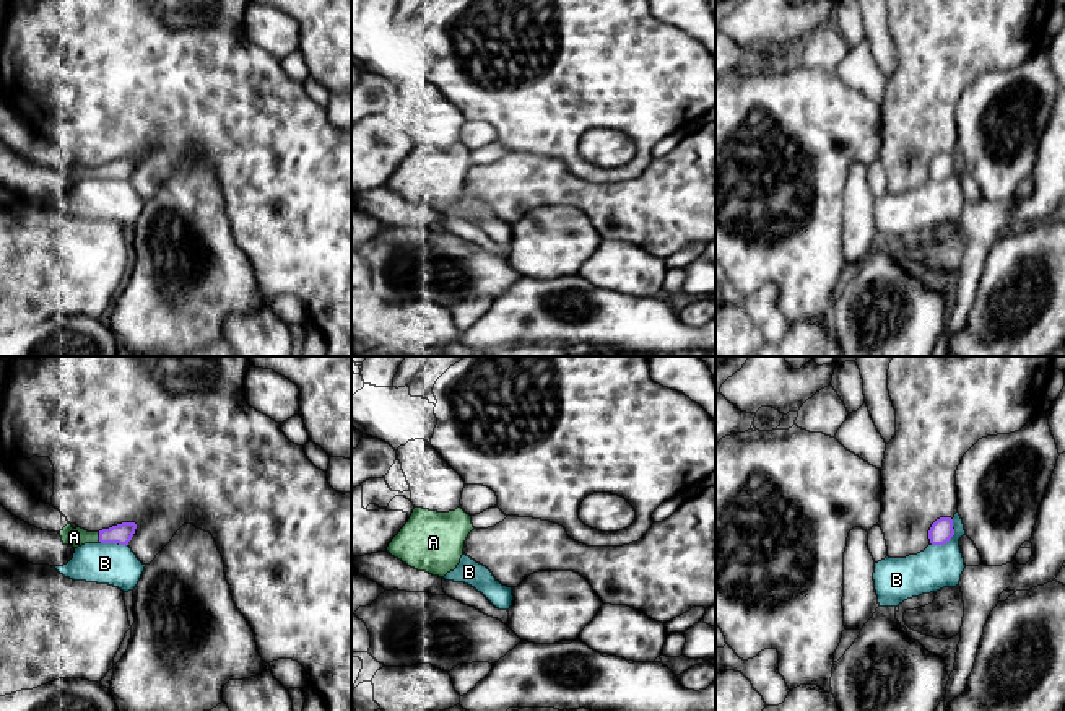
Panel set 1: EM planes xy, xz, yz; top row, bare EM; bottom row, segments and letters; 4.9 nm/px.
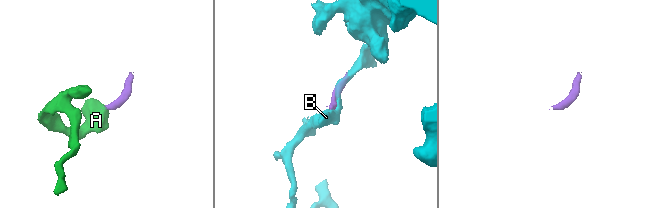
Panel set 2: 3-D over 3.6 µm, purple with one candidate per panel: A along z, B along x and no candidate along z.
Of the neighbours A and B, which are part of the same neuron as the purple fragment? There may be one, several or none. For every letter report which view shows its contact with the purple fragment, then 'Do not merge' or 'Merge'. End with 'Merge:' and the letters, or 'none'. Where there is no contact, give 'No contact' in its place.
A: Touches purple in xy. Merge
B: Touches purple in yz. Do not merge
Merge: A

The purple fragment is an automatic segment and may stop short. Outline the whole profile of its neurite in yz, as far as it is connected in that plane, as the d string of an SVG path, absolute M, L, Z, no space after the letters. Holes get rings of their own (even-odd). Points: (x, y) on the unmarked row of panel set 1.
M951 153L937 155L928 166L928 174L932 181L945 181L953 171L954 164Z

